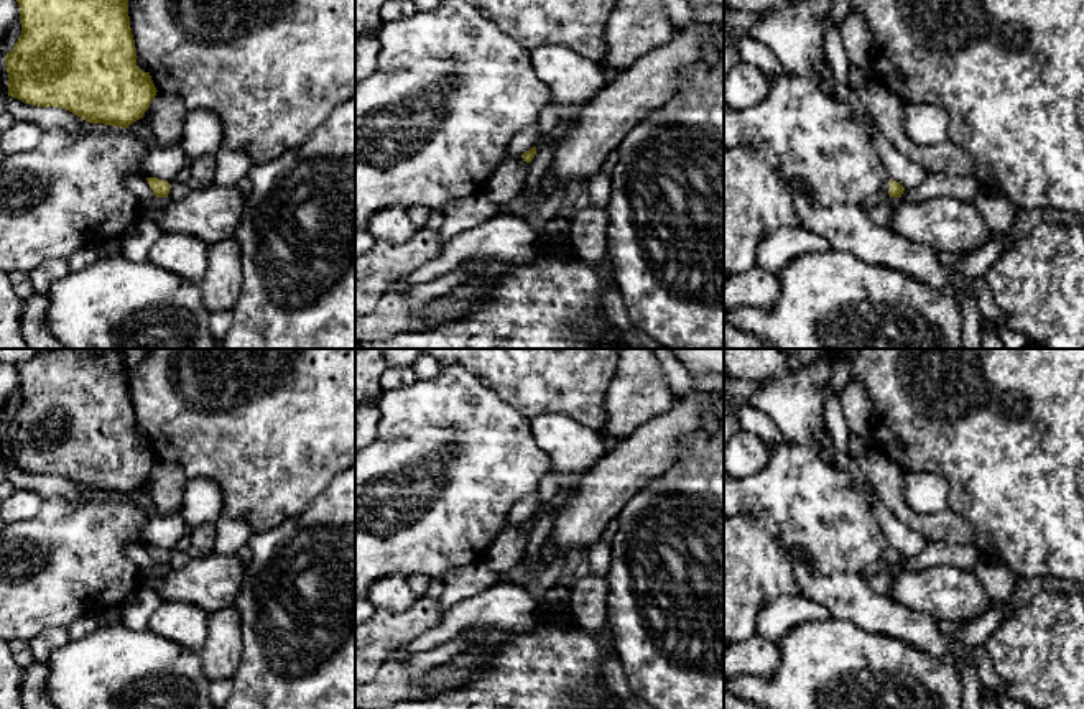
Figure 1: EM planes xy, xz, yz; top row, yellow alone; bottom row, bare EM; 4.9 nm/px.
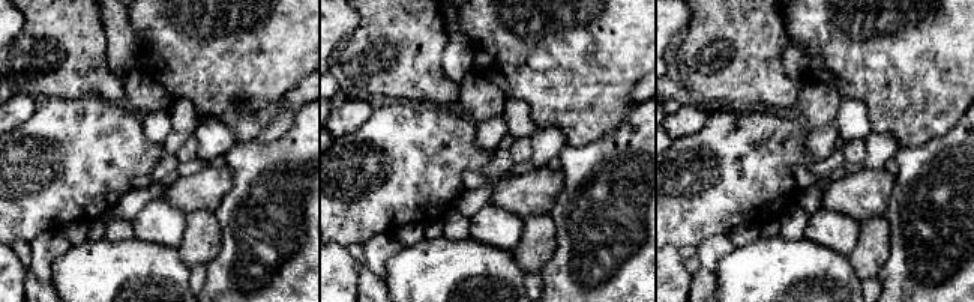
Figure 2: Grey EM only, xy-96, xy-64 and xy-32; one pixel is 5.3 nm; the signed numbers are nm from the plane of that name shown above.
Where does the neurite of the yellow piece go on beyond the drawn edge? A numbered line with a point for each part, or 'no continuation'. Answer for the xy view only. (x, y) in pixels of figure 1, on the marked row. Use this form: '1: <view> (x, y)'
no continuation

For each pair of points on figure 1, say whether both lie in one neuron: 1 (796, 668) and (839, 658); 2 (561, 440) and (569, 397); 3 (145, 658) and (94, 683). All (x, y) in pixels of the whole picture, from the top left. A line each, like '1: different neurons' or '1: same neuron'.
1: same neuron
2: different neurons
3: same neuron

